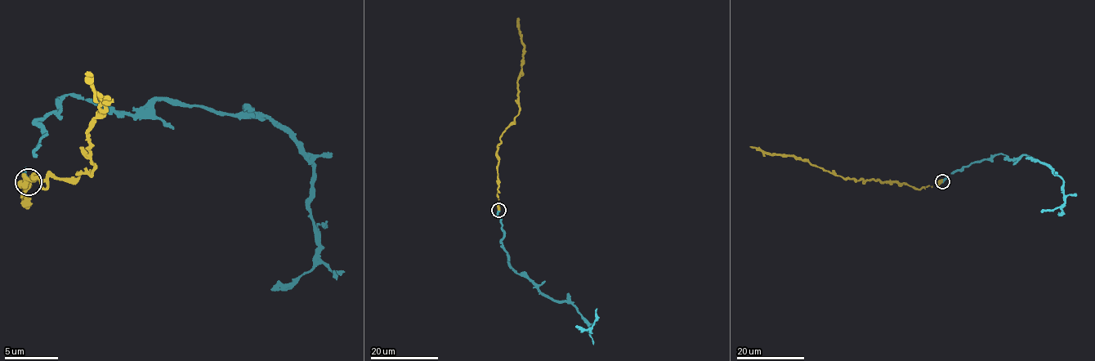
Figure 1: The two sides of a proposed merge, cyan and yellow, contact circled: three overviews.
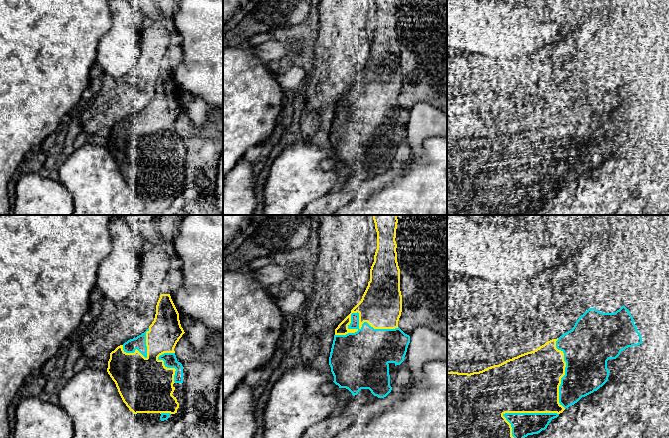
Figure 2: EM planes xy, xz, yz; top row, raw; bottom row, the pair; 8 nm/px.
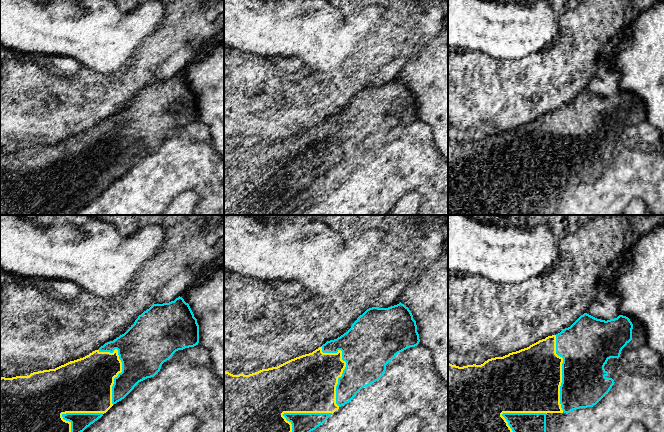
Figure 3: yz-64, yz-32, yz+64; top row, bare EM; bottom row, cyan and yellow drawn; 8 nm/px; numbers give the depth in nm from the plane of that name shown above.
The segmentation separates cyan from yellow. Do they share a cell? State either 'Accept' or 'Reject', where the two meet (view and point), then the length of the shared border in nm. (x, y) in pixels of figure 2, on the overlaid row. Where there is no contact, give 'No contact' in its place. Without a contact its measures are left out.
Accept. Touches cyan at xz (366, 322). Shared border 500 nm

